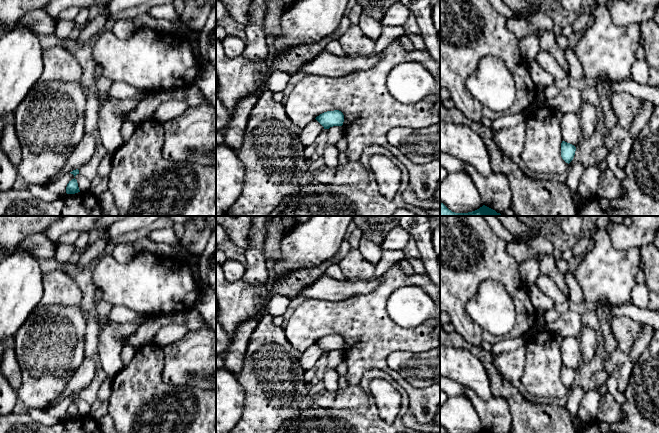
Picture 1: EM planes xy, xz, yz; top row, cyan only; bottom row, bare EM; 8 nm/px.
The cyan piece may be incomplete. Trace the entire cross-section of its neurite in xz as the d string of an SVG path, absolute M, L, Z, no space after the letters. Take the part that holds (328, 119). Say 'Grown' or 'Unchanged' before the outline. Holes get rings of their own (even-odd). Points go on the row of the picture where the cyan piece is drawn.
Unchanged. M339 110L327 111L315 118L324 129L329 129L333 126L342 126L344 122L344 115Z

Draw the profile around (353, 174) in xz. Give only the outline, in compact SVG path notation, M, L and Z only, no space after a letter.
M349 161L336 168L321 167L312 172L315 183L349 186L364 189L369 184L369 173L359 161Z

